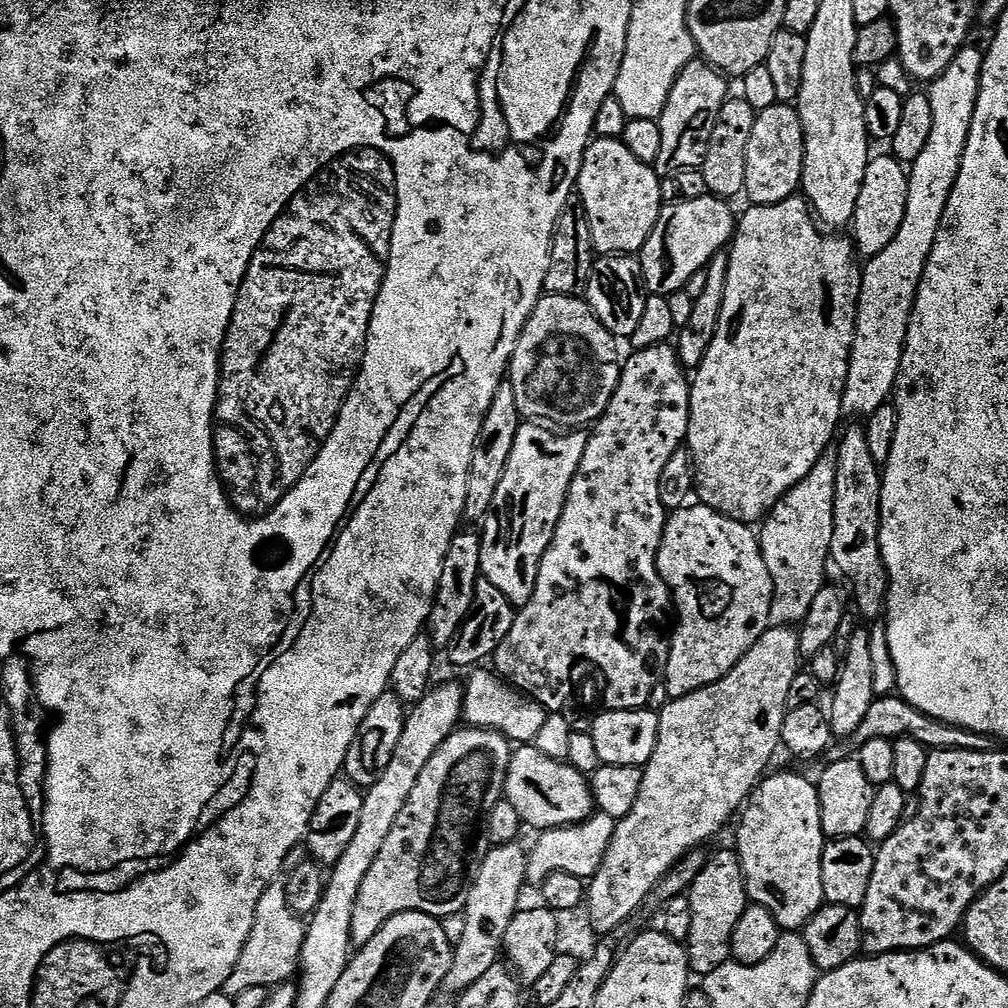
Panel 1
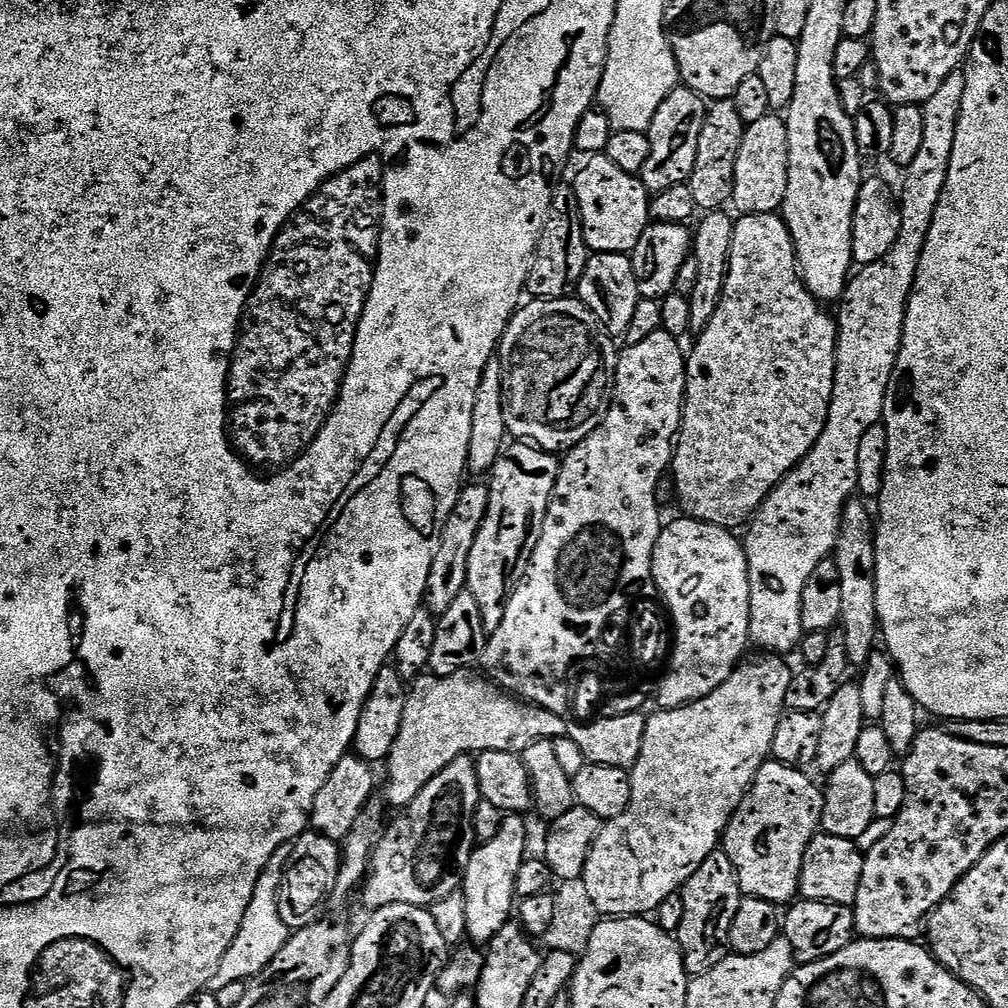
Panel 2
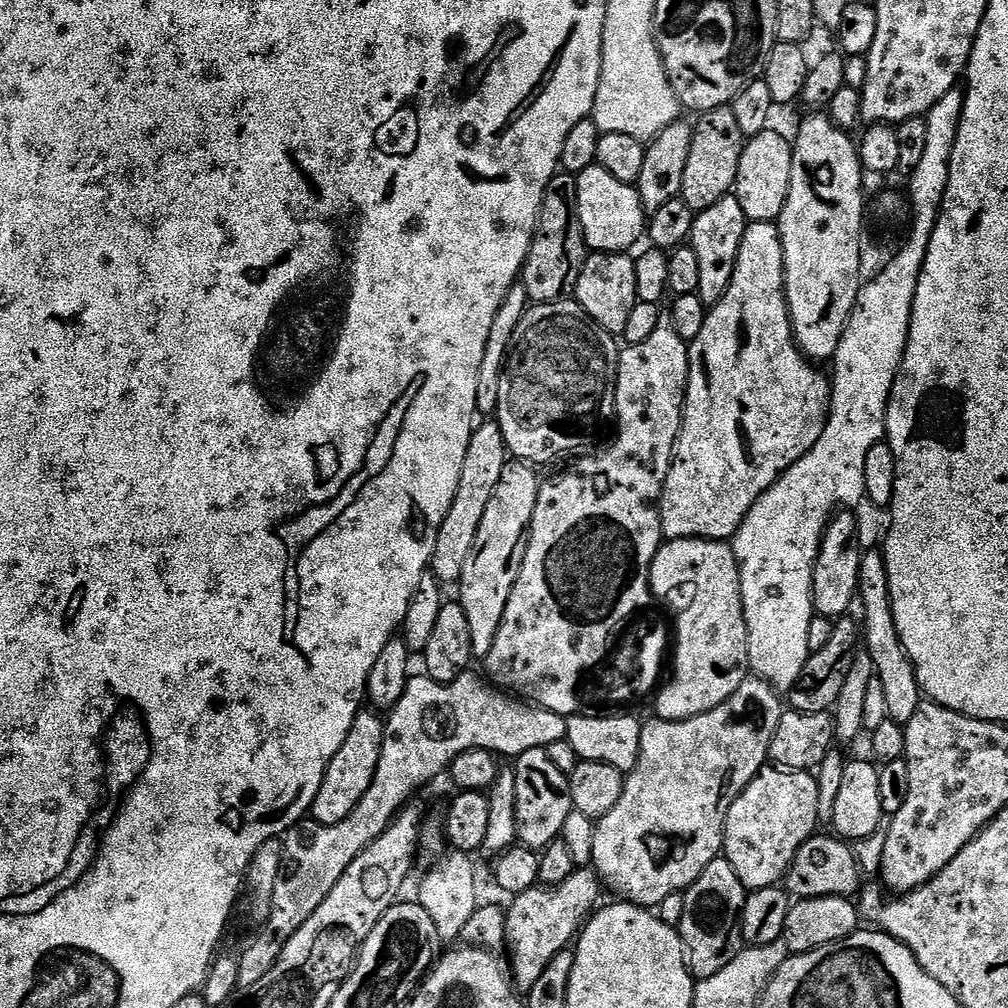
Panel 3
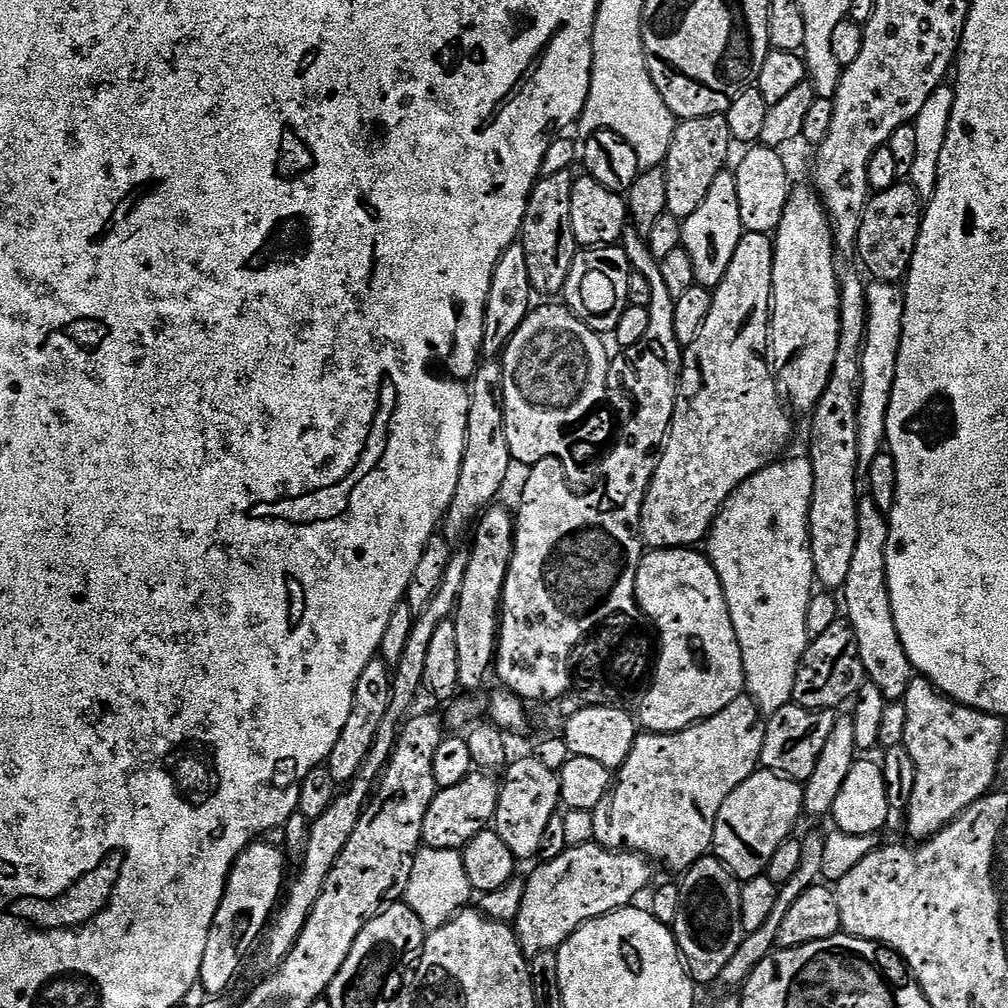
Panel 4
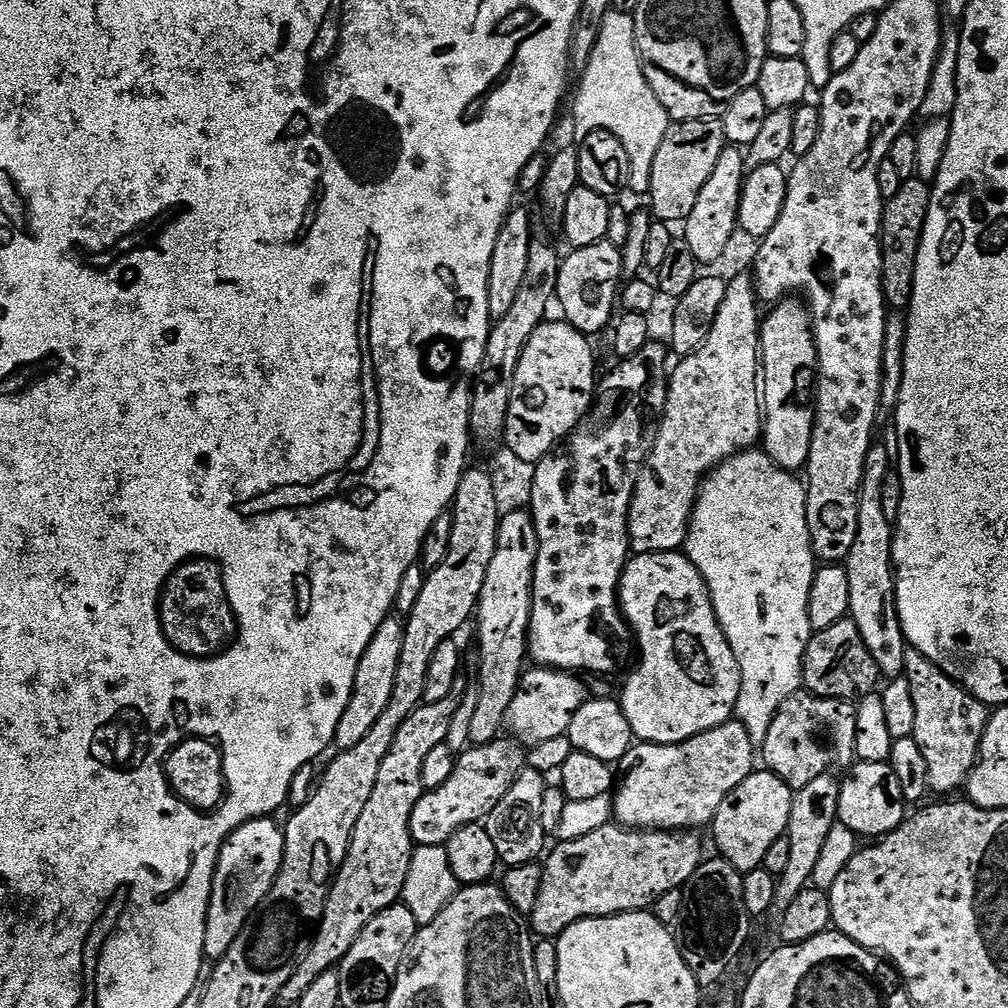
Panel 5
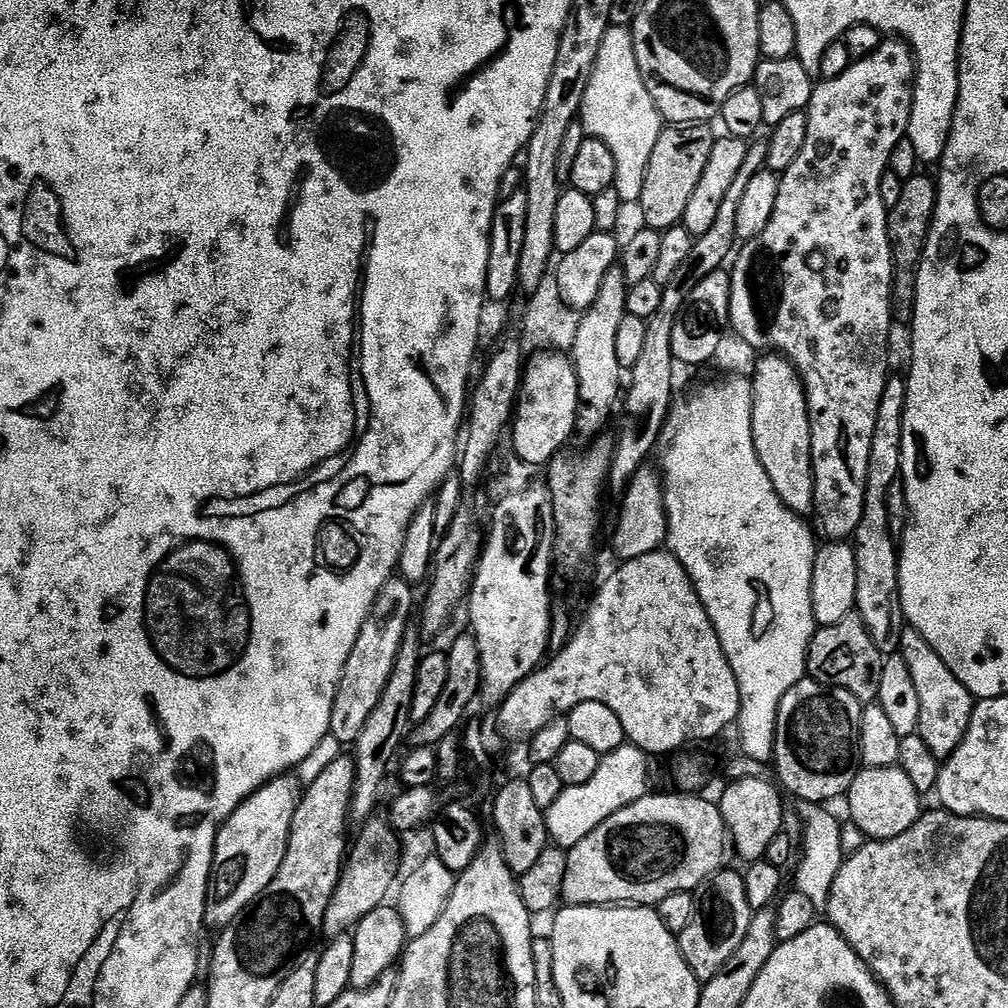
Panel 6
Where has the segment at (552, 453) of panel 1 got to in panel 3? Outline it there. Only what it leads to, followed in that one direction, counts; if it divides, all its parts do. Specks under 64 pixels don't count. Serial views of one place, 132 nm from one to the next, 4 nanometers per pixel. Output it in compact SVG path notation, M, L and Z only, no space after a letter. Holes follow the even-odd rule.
M509 462L502 470L502 478L498 478L498 486L494 486L494 498L486 502L486 514L482 514L482 522L478 525L478 534L474 534L474 546L470 546L470 555L466 557L466 566L462 566L462 578L458 585L458 602L466 612L466 622L470 624L469 640L472 643L473 657L483 658L490 654L490 646L494 646L494 638L498 634L498 626L502 622L502 614L506 614L506 602L514 590L514 582L520 573L524 561L524 546L528 527L532 525L534 506L538 502L538 490L541 477L524 462Z

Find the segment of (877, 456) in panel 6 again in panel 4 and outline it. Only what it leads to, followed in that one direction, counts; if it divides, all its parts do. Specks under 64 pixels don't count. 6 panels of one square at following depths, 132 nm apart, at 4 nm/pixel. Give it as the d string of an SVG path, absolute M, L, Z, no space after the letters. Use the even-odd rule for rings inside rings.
M870 498L861 499L856 509L858 542L854 546L854 558L850 561L850 575L842 589L842 604L846 609L847 623L851 624L856 635L858 654L862 658L865 677L881 691L885 701L900 702L903 701L906 690L914 678L914 669L910 658L906 658L906 650L898 638L890 606L886 578L888 517Z

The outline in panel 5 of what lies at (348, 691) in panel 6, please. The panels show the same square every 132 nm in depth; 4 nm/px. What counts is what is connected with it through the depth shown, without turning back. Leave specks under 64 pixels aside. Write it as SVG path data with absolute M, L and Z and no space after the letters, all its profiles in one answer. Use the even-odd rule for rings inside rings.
M389 618L378 626L374 638L370 638L370 646L366 646L366 654L358 662L358 674L354 678L354 690L342 718L338 722L338 730L334 741L337 749L358 746L366 734L370 734L370 726L382 718L382 710L390 702L394 694L394 673L398 671L398 654L402 654L402 638L404 624L399 619Z

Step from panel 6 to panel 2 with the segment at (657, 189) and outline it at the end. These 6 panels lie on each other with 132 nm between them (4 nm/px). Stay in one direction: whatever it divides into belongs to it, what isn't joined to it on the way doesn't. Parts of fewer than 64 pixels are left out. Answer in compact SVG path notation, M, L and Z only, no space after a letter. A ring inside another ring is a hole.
M731 98L715 101L706 114L702 135L698 137L698 158L694 162L691 185L694 202L700 210L720 210L732 199L734 190L734 166L738 162L738 150L742 150L742 138L746 125L738 106Z

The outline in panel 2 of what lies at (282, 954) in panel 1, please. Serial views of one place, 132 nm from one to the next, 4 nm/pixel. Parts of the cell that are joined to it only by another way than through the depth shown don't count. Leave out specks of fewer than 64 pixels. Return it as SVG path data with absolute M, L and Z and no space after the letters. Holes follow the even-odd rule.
M291 843L278 846L268 865L262 870L262 878L258 878L258 886L254 886L254 898L250 898L250 906L246 906L242 926L234 937L234 942L230 942L230 950L226 950L222 962L218 962L214 978L210 978L208 988L211 991L218 993L226 986L230 986L230 982L248 982L267 973L270 962L278 958L278 950L286 946L290 929L286 926L286 922L282 922L282 914L278 914L278 894L290 853L292 853Z

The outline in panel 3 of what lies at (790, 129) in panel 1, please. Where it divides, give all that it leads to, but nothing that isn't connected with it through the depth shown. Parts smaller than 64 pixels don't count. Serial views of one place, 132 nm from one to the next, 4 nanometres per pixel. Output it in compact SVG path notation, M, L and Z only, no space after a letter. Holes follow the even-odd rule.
M765 130L751 137L742 150L742 158L738 162L738 178L734 195L742 206L745 217L749 221L779 221L780 212L786 202L786 194L790 190L790 166L792 165L792 145L789 137L780 132Z

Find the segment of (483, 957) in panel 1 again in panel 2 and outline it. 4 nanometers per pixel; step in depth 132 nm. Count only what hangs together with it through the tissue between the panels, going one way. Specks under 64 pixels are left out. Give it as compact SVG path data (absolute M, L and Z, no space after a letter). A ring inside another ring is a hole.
M520 814L505 815L498 834L483 841L472 851L470 866L464 875L462 893L466 902L467 937L475 945L487 945L513 919L514 905L518 900L516 879L526 859L524 851L528 848L528 828L524 825L524 819Z

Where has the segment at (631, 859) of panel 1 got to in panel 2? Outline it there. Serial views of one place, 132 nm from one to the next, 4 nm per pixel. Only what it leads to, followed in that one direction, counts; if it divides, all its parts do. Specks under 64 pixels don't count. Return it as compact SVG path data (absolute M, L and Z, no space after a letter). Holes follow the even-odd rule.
M756 655L760 656L754 657L753 660L751 658L745 659L737 664L736 669L730 674L730 678L726 678L726 682L722 682L722 686L718 686L718 690L706 694L706 698L698 698L694 702L683 704L677 708L656 710L653 716L647 717L642 750L638 754L636 763L630 769L632 793L630 794L628 809L613 820L607 821L601 827L600 833L596 835L596 841L593 842L592 848L588 852L588 861L584 867L583 879L601 917L647 917L649 914L655 913L662 906L662 902L666 902L666 898L677 895L678 890L683 889L684 883L692 877L694 870L698 870L698 866L702 866L702 862L706 862L706 858L721 847L723 834L727 830L729 822L732 821L732 815L735 814L737 806L744 800L744 795L748 793L753 780L760 773L760 767L772 756L774 730L778 730L778 722L786 711L784 699L794 675L793 669L788 669L780 661L783 659L779 655Z

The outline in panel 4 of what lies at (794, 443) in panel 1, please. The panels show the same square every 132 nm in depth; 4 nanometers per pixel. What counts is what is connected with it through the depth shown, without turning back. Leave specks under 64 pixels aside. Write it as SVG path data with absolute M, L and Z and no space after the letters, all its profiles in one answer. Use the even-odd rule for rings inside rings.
M745 232L744 237L738 242L738 250L734 250L734 258L730 258L730 266L726 270L726 278L712 292L712 305L710 314L706 314L706 322L702 322L702 330L698 330L698 338L687 345L682 352L682 367L678 381L676 394L676 409L672 425L668 427L668 438L661 451L659 460L656 461L654 478L646 490L646 498L642 502L642 514L640 515L640 534L649 549L658 548L692 548L707 537L720 513L720 507L758 470L762 470L767 464L771 464L785 455L784 447L792 440L793 413L786 407L780 391L776 389L776 377L773 376L771 367L766 359L768 351L768 318L772 310L772 271L774 270L774 240L767 232Z

